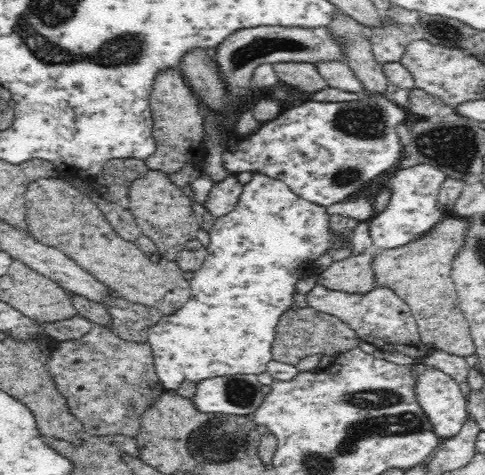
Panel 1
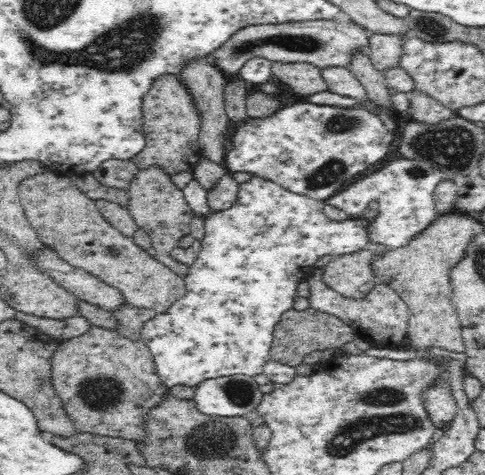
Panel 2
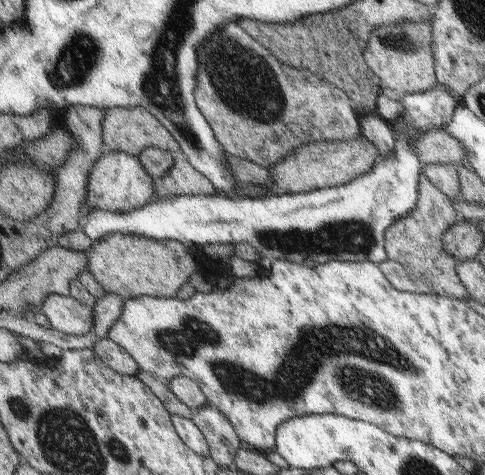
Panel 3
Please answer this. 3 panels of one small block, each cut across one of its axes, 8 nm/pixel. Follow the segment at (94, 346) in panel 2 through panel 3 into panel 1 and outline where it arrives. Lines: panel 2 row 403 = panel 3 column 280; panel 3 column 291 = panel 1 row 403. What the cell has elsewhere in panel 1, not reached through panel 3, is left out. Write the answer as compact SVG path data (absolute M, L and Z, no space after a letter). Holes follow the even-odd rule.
M94 324L94 328L88 334L84 334L84 338L72 342L58 342L50 354L48 372L62 396L66 398L70 412L78 418L78 422L86 428L86 434L92 438L122 434L134 442L134 438L142 432L142 418L148 406L152 406L152 402L166 392L156 372L152 346L148 342L142 344L120 340L108 330L108 326L102 324Z

